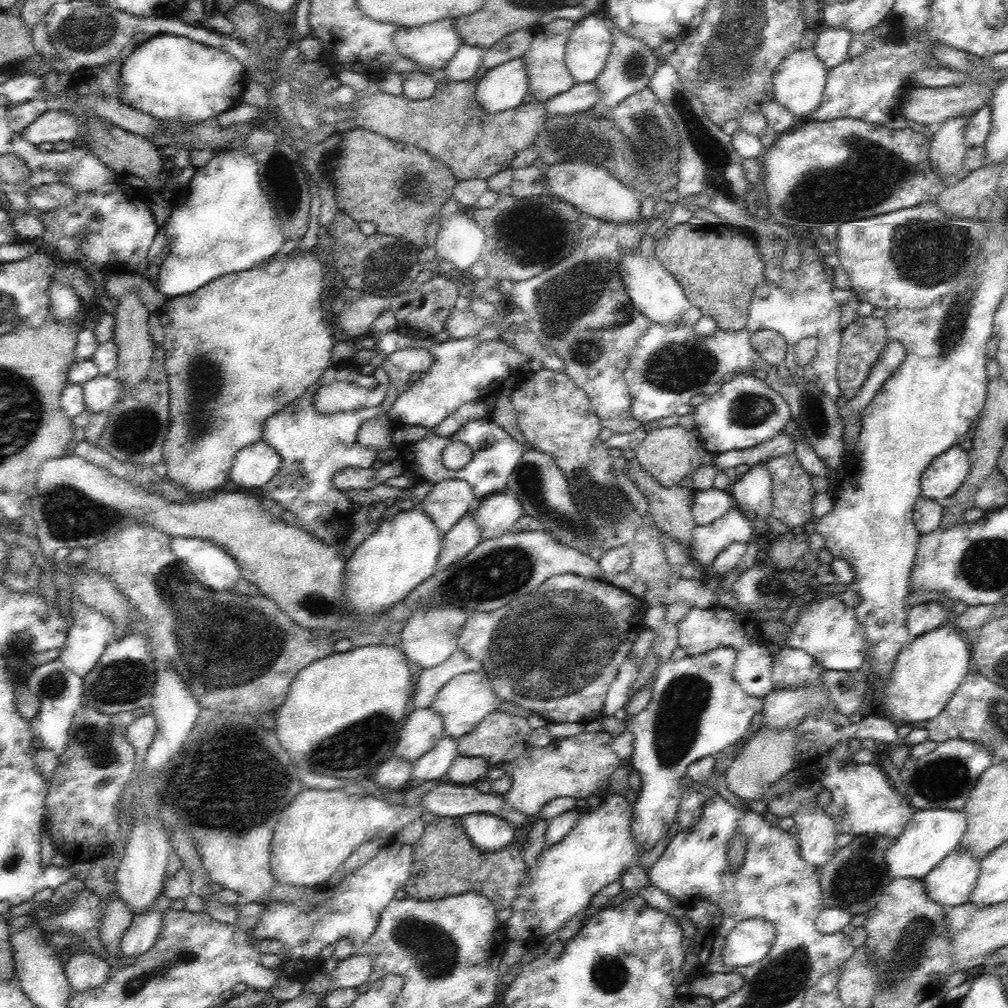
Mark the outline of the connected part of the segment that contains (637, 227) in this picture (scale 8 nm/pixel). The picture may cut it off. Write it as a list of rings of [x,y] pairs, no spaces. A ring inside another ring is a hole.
[[[648,219],[612,222],[602,220],[595,235],[578,243],[572,256],[564,258],[560,264],[548,268],[546,272],[514,283],[508,302],[518,307],[525,314],[523,329],[534,333],[544,345],[546,351],[552,352],[566,364],[566,375],[588,395],[594,411],[603,427],[614,434],[628,434],[636,430],[639,423],[630,417],[631,400],[629,389],[618,371],[618,360],[628,358],[634,350],[640,336],[648,330],[651,320],[633,307],[632,301],[624,287],[622,275],[618,271],[618,262],[624,254],[640,246],[646,227],[654,223]]]

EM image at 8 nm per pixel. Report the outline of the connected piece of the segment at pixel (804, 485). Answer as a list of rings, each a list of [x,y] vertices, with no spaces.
[[[794,450],[776,456],[766,463],[770,471],[773,516],[791,529],[803,526],[812,518],[812,489],[810,473],[798,462]]]

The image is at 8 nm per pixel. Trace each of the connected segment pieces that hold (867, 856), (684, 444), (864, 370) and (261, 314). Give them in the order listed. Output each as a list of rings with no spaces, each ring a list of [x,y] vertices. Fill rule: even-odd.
[[[874,832],[856,836],[848,846],[838,850],[827,864],[818,869],[823,906],[848,910],[852,917],[867,914],[870,908],[875,908],[882,890],[893,881],[885,864],[886,852],[892,844],[892,839]]]
[[[677,425],[654,428],[635,449],[635,458],[662,486],[677,485],[691,472],[692,435]]]
[[[859,316],[843,328],[841,336],[841,347],[839,348],[839,364],[837,365],[837,378],[842,397],[848,402],[856,396],[858,390],[868,379],[876,360],[880,357],[880,352],[888,344],[887,330],[883,318],[874,316]]]
[[[311,248],[306,251],[300,251],[298,254],[296,251],[290,251],[281,258],[279,255],[270,256],[268,261],[256,264],[256,268],[254,266],[250,267],[248,272],[236,272],[236,274],[220,276],[220,278],[210,280],[210,282],[190,294],[168,298],[155,311],[164,327],[165,335],[161,345],[165,350],[164,366],[166,366],[166,372],[168,372],[170,388],[170,428],[162,446],[162,456],[167,465],[165,479],[181,491],[197,497],[200,494],[208,494],[208,492],[212,494],[220,486],[228,486],[231,480],[229,472],[238,452],[249,444],[262,440],[266,420],[276,412],[280,412],[289,403],[294,403],[297,399],[300,399],[300,396],[303,396],[304,392],[307,392],[307,389],[312,387],[312,384],[315,384],[324,375],[324,372],[333,365],[331,362],[332,347],[336,342],[330,324],[324,318],[324,310],[320,301],[320,294],[322,294],[326,284],[326,272],[320,261],[318,261],[316,253],[317,249]],[[282,266],[284,266],[284,270],[280,272],[280,276],[276,276],[276,270],[282,268]]]

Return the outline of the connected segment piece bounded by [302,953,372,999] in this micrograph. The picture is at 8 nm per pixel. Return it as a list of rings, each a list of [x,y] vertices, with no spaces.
[[[354,954],[348,956],[347,959],[341,960],[330,976],[332,980],[308,980],[308,982],[302,982],[306,992],[315,992],[319,994],[319,998],[324,998],[327,994],[330,994],[332,990],[339,990],[340,988],[354,988],[356,989],[360,985],[369,980],[369,976],[372,970],[372,961],[368,955]]]

